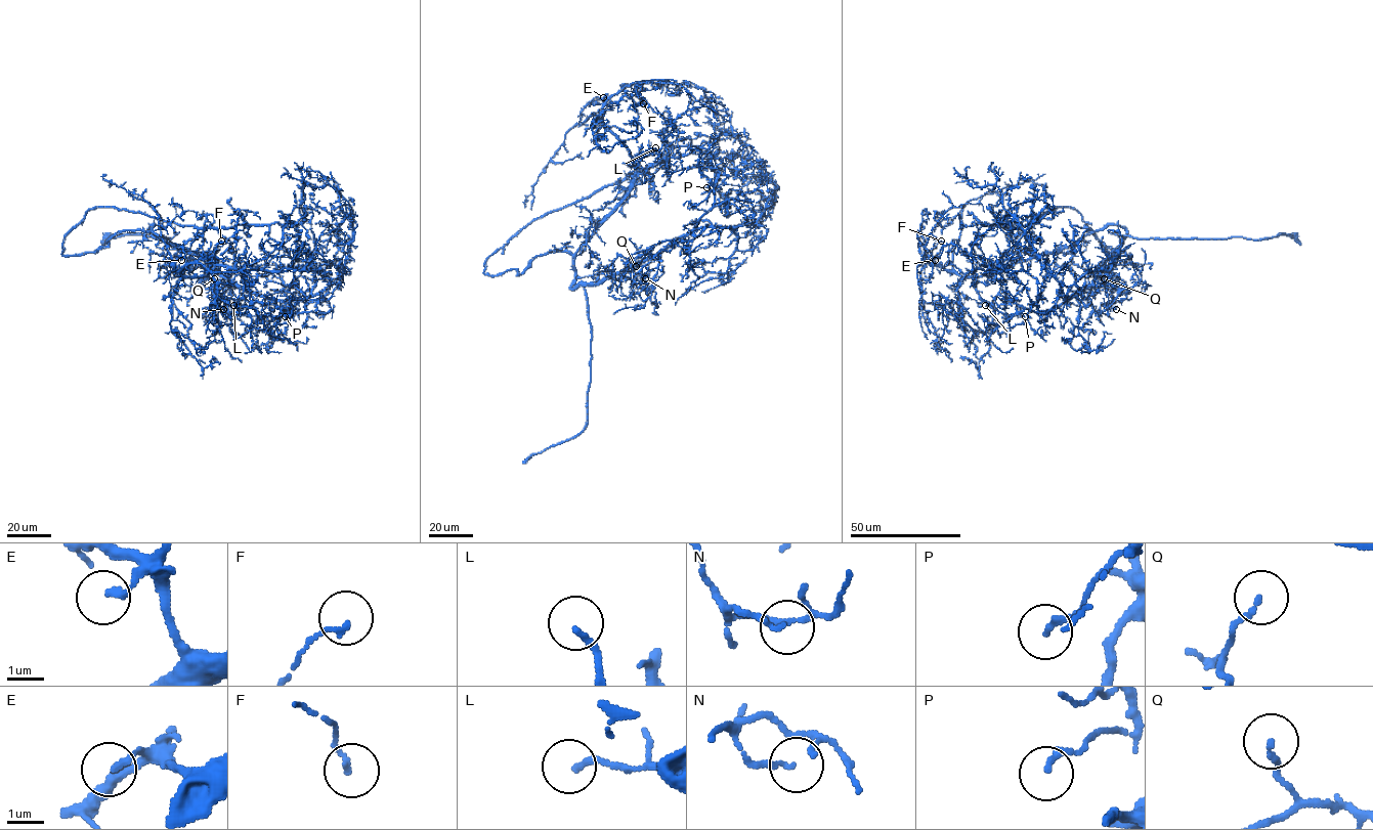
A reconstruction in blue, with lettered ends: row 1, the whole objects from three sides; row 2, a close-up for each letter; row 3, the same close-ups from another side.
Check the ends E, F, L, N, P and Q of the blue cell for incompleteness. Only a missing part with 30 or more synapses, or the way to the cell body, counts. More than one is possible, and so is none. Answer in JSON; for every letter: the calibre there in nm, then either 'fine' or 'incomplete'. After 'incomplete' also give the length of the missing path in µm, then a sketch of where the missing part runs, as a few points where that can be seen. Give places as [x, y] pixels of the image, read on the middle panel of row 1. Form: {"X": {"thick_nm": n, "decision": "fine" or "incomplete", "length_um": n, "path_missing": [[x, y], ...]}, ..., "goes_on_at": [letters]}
{"E": {"thick_nm": 160, "decision": "fine"}, "F": {"thick_nm": 130, "decision": "fine"}, "L": {"thick_nm": 180, "decision": "incomplete", "length_um": 15, "path_missing": [[655, 147], [639, 139], [633, 140]]}, "N": {"thick_nm": 130, "decision": "fine"}, "P": {"thick_nm": 160, "decision": "fine"}, "Q": {"thick_nm": 120, "decision": "fine"}, "goes_on_at": ["L"]}

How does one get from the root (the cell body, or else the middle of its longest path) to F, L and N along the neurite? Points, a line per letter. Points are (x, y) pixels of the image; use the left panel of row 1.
F: (131, 230), (154, 232), (213, 264), (207, 274), (182, 276), (185, 266), (208, 259), (221, 241)
L: (131, 230), (154, 232), (171, 247), (200, 254), (217, 264), (242, 269), (244, 294), (238, 304), (233, 305)
N: (131, 230), (153, 224), (155, 235), (250, 294), (227, 298), (229, 314), (223, 309)

